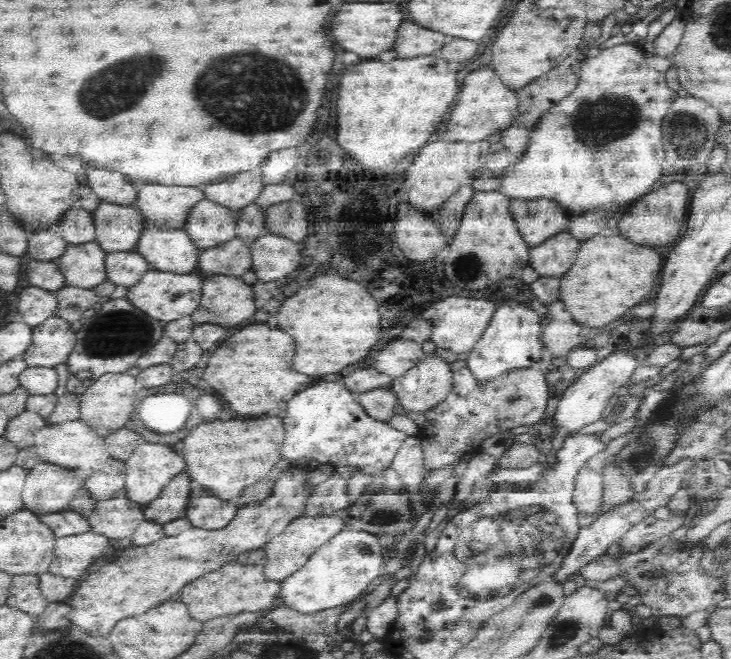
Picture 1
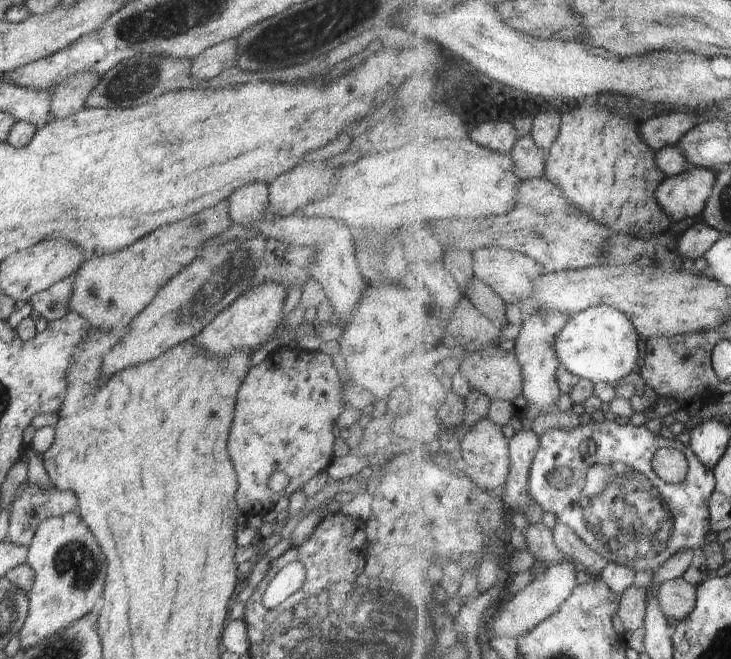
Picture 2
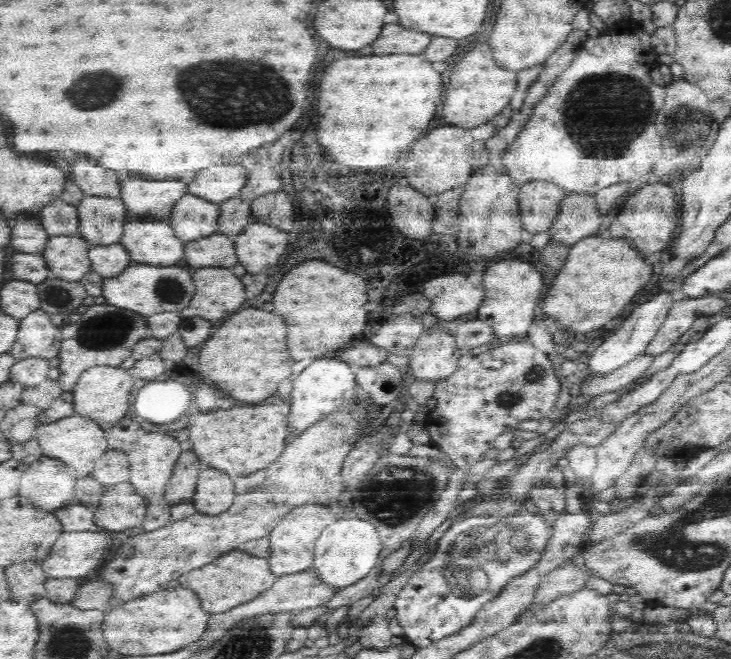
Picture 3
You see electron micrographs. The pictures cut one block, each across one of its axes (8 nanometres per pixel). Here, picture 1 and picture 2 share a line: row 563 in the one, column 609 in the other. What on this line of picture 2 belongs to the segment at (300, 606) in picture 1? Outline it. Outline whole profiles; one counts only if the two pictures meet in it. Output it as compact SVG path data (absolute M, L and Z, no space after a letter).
M607 305L590 308L588 311L576 314L571 322L556 340L556 351L559 353L561 364L576 374L581 380L587 379L596 385L618 385L634 377L640 360L640 334L635 328L634 321L622 309Z

